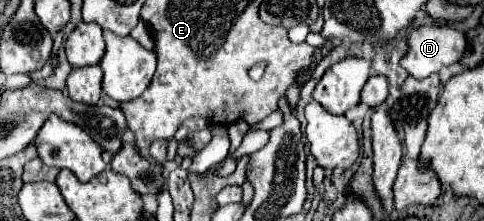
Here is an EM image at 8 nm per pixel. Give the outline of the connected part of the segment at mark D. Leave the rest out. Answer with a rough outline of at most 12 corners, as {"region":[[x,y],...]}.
{"region":[[420,26],[400,66],[422,80],[458,62],[464,32]]}

